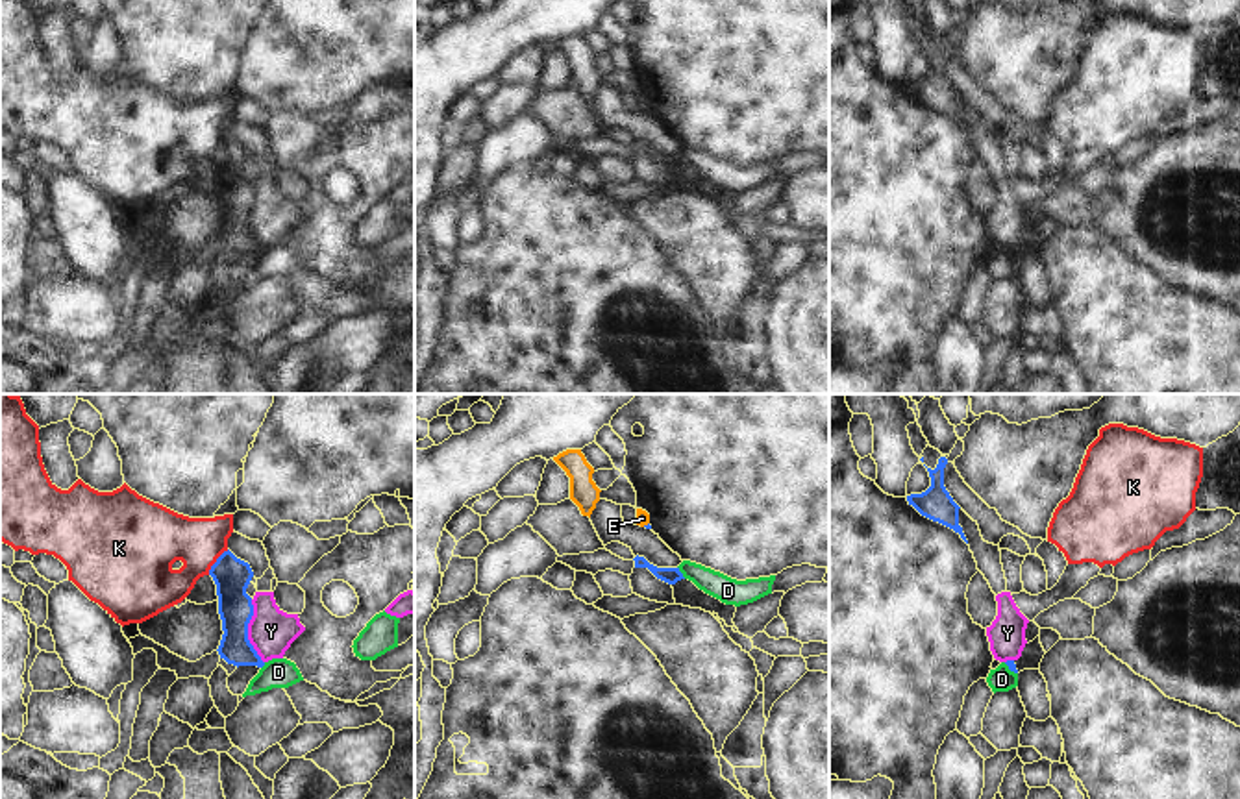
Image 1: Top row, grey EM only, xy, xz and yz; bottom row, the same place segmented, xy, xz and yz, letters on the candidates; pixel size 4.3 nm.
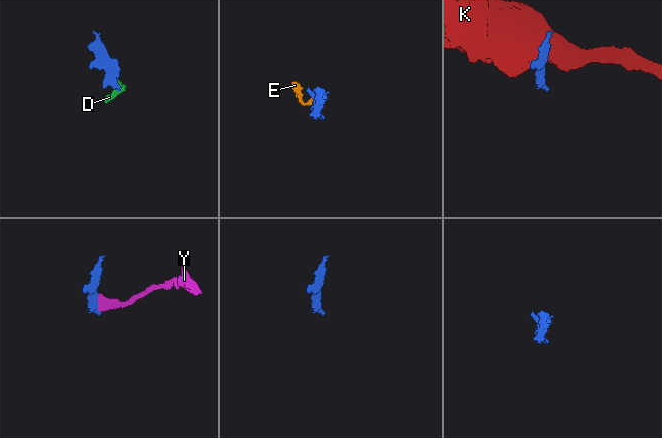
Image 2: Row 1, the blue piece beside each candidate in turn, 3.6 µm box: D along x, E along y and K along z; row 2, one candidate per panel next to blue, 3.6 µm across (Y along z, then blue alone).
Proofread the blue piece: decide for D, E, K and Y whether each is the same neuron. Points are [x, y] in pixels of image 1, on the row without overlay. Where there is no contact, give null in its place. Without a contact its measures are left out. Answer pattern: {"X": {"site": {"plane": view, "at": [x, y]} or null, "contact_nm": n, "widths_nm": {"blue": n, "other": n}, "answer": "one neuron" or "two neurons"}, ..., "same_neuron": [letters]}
{"D": {"site": {"plane": "xz", "at": [680, 158]}, "contact_nm": 70, "widths_nm": {"blue": 70, "other": 110}, "answer": "two neurons"}, "E": {"site": {"plane": "xz", "at": [644, 111]}, "contact_nm": 40, "widths_nm": {"blue": 20, "other": 60}, "answer": "two neurons"}, "K": {"site": {"plane": "xy", "at": [217, 147]}, "contact_nm": 140, "widths_nm": {"blue": 160, "other": 220}, "answer": "two neurons"}, "Y": {"site": {"plane": "xy", "at": [247, 217]}, "contact_nm": 280, "widths_nm": {"blue": 160, "other": 200}, "answer": "two neurons"}, "same_neuron": []}

